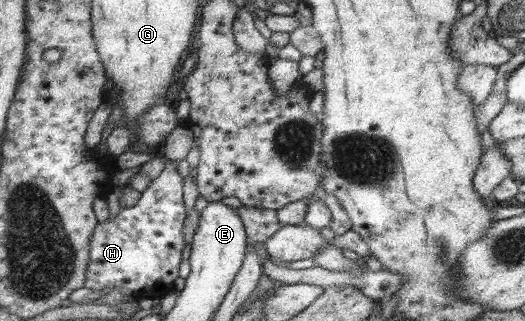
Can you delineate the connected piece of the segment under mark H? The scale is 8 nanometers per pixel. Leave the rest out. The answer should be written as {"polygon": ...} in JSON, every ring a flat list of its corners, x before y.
{"polygon":[[165,163,162,173,141,192,137,204,121,209,116,217,97,224,90,244,86,288,117,288,127,294,135,294,173,283,179,277,178,266,182,262,185,237,182,234,186,218,183,199,185,178,174,163]]}

